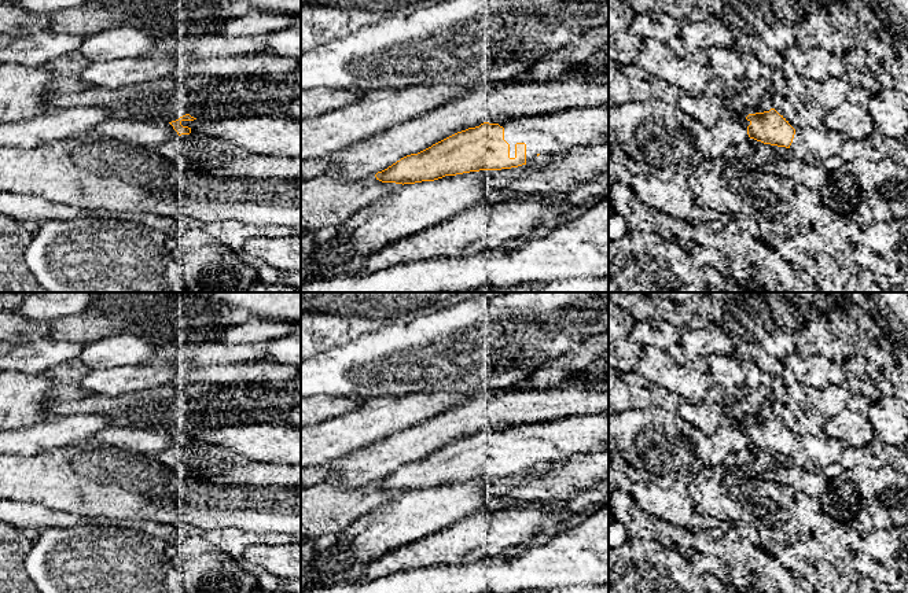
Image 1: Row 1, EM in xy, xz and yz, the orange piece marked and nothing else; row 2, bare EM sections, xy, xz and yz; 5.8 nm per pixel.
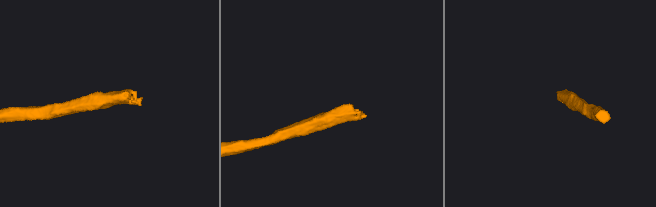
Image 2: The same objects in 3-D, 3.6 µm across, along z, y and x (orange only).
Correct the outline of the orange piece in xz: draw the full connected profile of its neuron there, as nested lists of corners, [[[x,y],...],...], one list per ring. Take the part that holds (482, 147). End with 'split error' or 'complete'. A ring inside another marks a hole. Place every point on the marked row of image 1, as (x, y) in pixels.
[[[609,104],[577,107],[549,114],[519,117],[500,124],[484,122],[457,132],[431,147],[411,154],[375,174],[382,183],[415,184],[479,170],[501,170],[526,165],[540,154],[555,155],[574,147],[609,140]]]; split error

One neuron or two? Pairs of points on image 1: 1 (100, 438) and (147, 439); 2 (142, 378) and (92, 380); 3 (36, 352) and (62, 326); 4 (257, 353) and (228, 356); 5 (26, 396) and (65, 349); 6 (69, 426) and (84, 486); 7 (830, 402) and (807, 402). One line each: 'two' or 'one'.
1: one
2: one
3: two
4: one
5: two
6: two
7: one

